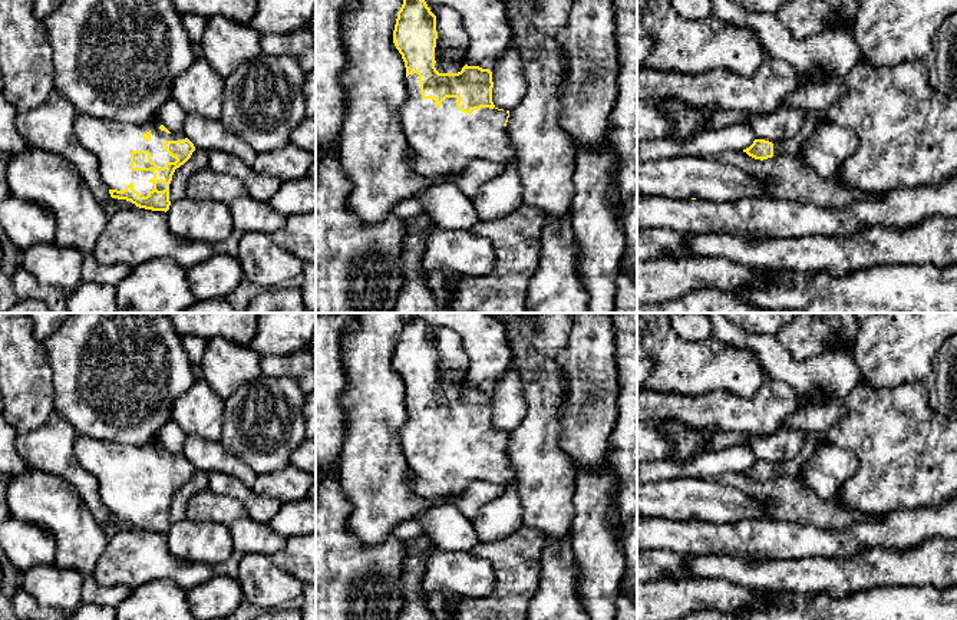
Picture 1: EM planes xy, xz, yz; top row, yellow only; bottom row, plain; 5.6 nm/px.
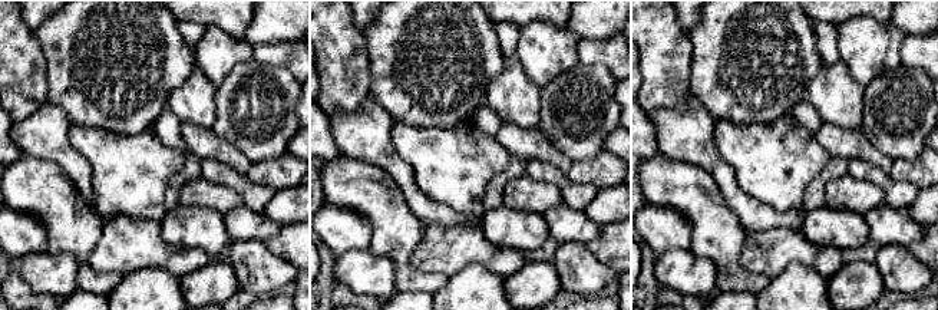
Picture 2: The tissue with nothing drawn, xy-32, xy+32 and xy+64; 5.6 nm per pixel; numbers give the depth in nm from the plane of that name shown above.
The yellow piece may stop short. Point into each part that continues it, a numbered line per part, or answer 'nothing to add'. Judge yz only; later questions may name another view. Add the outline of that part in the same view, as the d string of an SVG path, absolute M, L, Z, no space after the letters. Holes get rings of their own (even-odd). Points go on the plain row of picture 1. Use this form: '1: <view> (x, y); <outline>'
1: yz (789, 468); M805 432L805 442L799 455L793 459L788 459L782 464L773 465L773 478L785 475L796 478L801 468L811 459L816 451L818 435L814 432Z

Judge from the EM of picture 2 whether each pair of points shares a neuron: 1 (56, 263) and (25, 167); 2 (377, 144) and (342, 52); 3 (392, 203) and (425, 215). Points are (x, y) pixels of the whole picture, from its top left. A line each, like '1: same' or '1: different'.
1: different
2: different
3: different

